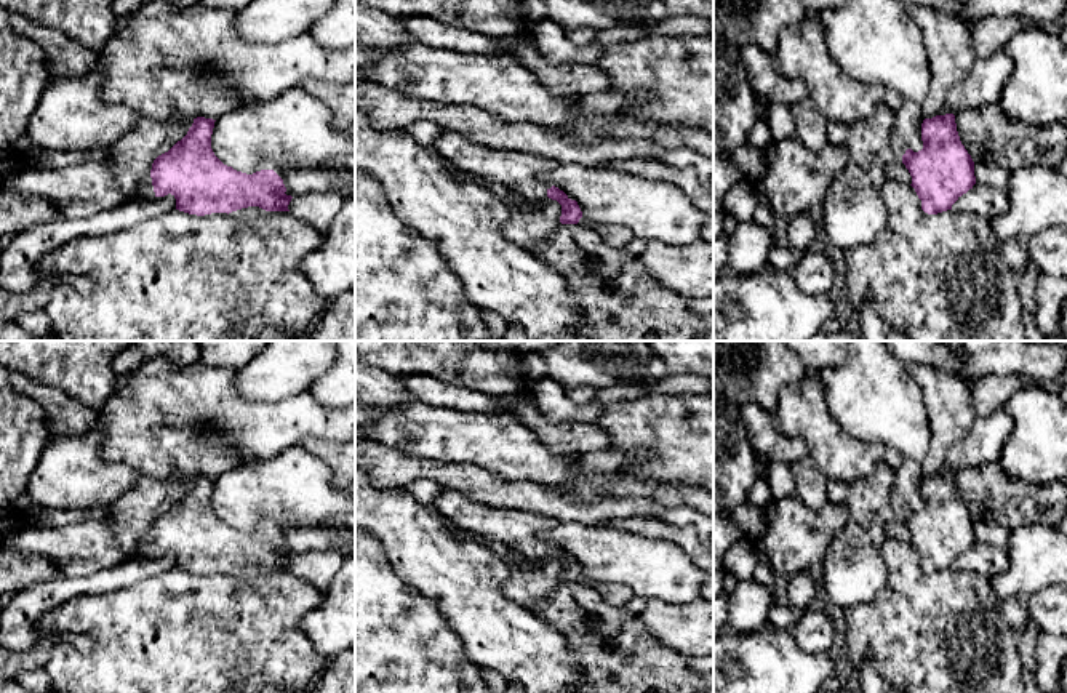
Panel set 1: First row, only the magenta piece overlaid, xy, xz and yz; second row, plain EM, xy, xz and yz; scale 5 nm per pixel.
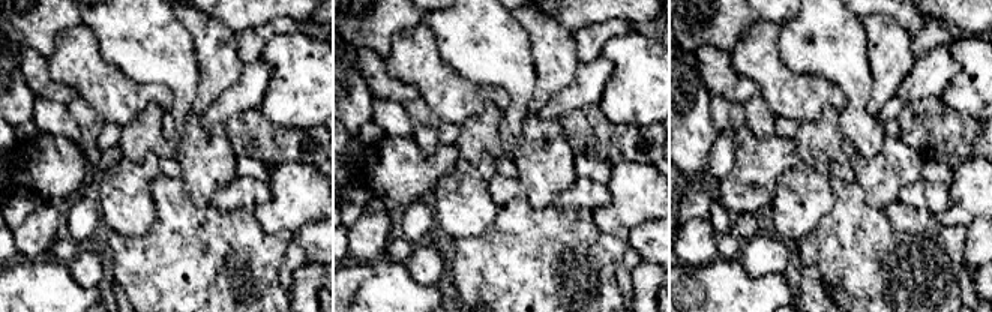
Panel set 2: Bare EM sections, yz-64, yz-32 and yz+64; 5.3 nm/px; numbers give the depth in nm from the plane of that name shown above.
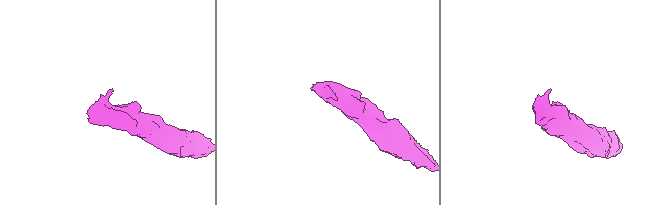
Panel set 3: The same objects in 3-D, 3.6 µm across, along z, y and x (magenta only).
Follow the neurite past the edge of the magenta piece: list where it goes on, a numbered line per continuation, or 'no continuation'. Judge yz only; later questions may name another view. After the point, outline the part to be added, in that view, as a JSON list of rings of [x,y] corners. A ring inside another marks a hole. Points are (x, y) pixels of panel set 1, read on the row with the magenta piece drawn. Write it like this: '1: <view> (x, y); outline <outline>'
1: yz (899, 146); outline [[[896,128],[893,130],[891,142],[893,142],[893,150],[902,158],[902,155],[909,147]]]

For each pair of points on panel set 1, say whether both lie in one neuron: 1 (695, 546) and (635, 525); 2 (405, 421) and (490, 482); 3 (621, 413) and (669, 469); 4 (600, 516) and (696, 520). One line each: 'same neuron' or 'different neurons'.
1: same neuron
2: different neurons
3: same neuron
4: same neuron

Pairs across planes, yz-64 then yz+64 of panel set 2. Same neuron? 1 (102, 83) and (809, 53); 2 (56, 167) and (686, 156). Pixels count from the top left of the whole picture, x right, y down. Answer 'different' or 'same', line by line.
1: different
2: different

